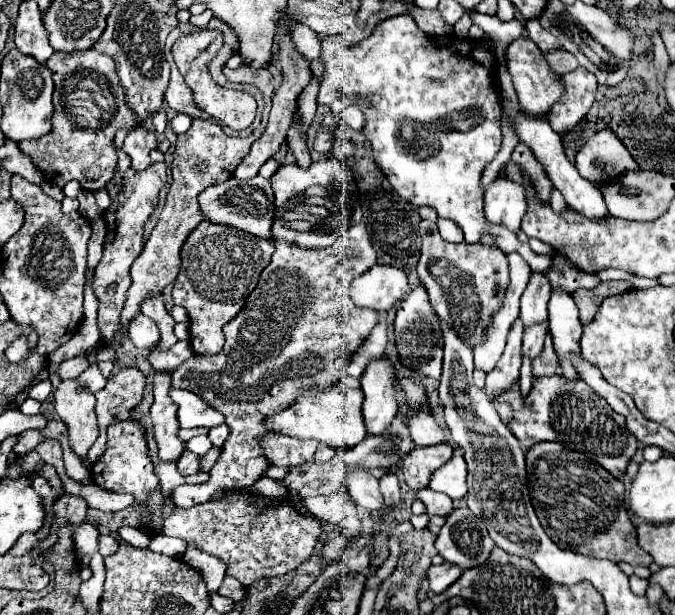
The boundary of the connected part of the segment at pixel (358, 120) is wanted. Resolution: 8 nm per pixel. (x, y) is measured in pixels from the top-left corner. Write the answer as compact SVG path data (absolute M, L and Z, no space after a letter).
M351 105L340 113L341 122L349 125L352 129L361 131L365 126L365 117L360 108Z

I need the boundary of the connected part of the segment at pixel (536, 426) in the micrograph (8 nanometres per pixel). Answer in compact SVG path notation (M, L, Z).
M561 375L533 377L533 385L531 385L531 391L527 397L521 395L519 387L513 387L513 391L507 391L505 395L501 395L501 399L505 399L505 403L509 403L509 407L513 407L513 423L509 423L509 429L519 439L523 451L527 451L529 447L533 447L535 443L541 443L541 441L557 441L557 443L573 449L573 451L581 451L581 453L589 455L599 465L603 465L613 477L621 477L625 473L629 461L633 459L633 455L637 451L637 439L625 427L625 417L615 413L609 407L609 403L605 403L605 399L595 395L591 391L591 387L579 379L569 381Z

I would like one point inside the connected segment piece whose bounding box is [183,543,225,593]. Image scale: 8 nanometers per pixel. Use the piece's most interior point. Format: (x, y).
(212, 570)

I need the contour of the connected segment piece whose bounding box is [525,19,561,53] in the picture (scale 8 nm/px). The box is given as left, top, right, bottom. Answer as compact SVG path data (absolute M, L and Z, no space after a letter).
M537 19L527 21L525 31L529 33L531 41L541 49L541 53L549 53L549 51L553 51L553 49L561 49L561 45L557 43L557 39L553 39L553 35L551 35L549 31L545 31L545 29L541 27L541 23L537 23Z

